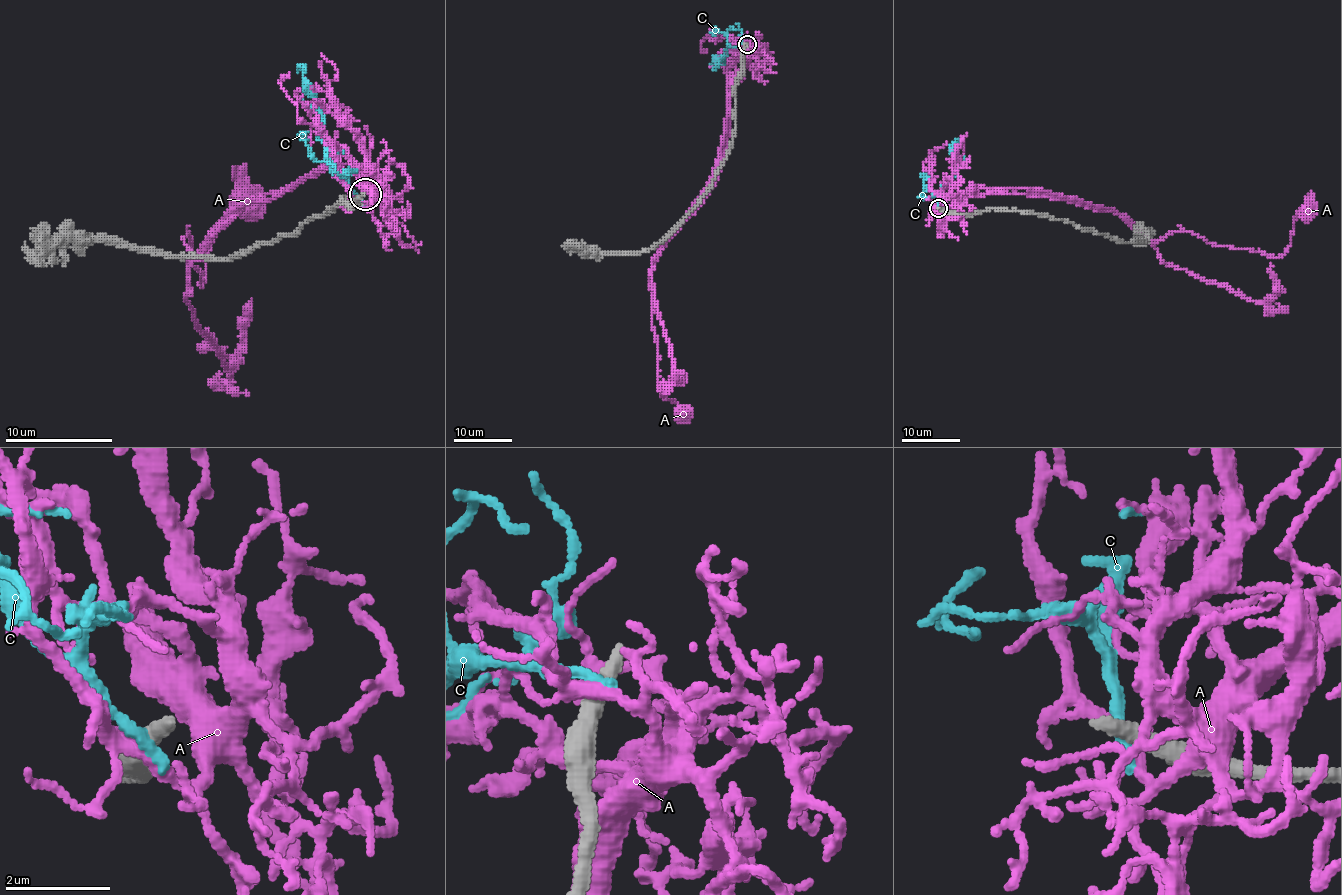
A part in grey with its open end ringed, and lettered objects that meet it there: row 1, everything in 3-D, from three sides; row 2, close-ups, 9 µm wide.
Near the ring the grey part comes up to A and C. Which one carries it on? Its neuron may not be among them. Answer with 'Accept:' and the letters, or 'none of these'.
Accept: none of these

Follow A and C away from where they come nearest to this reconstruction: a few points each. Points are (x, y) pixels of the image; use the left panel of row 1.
A: (359, 199), (337, 153), (262, 193), (192, 258), (184, 239), (200, 285), (246, 201)
C: (359, 196), (335, 174), (335, 166), (318, 134), (321, 118), (316, 94), (305, 77), (302, 64), (305, 69)

